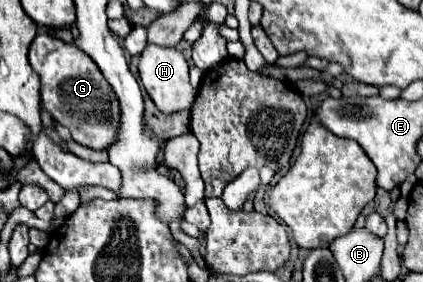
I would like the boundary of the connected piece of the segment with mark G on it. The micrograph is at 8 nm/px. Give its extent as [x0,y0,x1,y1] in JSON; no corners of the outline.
[28,33,118,149]

